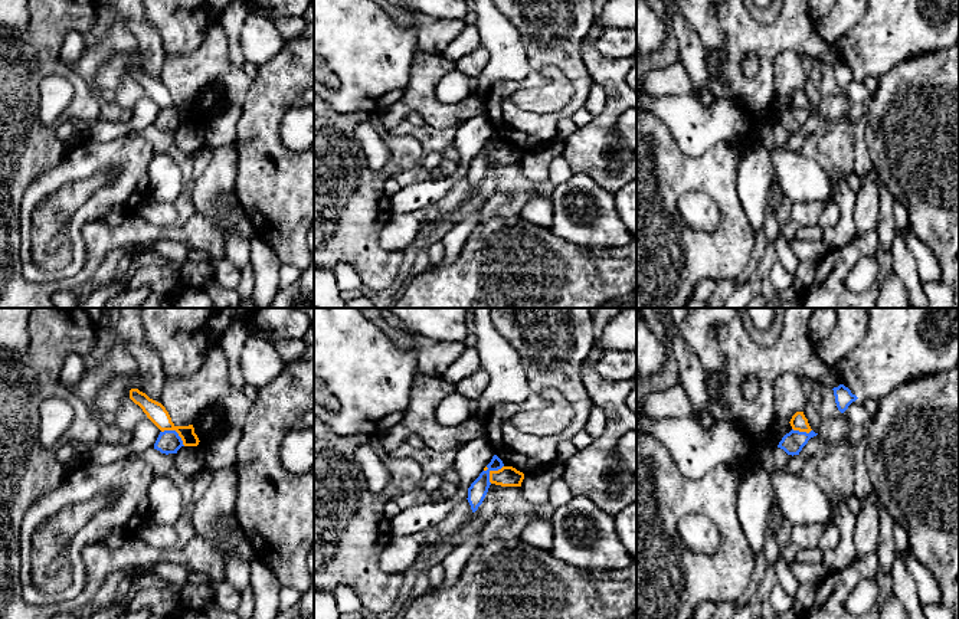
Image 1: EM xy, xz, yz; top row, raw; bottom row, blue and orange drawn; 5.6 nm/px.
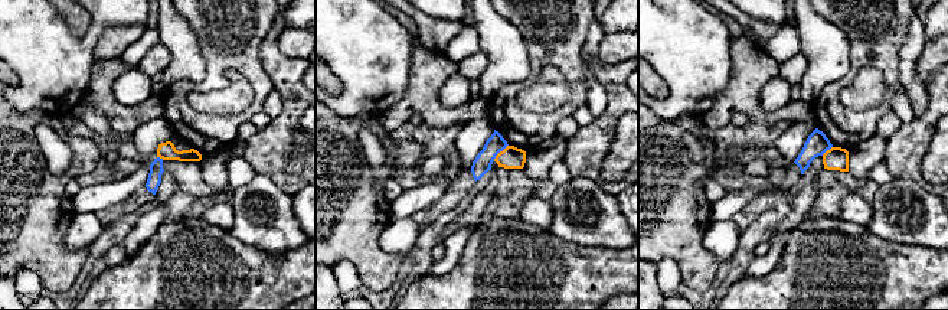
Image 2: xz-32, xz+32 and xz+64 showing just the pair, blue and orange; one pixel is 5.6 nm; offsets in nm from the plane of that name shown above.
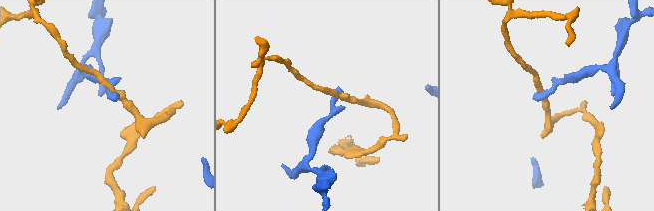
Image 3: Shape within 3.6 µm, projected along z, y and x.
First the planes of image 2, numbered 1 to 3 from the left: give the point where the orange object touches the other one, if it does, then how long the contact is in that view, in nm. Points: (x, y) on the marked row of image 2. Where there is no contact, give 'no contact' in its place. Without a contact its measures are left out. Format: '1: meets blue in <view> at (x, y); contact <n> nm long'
1: meets blue in xz-32 at (159, 157); contact 40 nm long
2: meets blue in xz+32 at (499, 152); contact 130 nm long
3: meets blue in xz+64 at (826, 150); contact 80 nm long

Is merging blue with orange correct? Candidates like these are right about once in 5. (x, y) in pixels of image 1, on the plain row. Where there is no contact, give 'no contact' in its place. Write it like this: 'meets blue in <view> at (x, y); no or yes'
meets blue in xz at (491, 147); no

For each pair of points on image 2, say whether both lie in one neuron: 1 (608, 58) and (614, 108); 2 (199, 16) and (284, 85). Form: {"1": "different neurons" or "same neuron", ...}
{"1": "different neurons", "2": "different neurons"}

